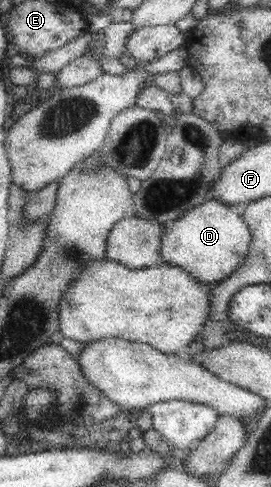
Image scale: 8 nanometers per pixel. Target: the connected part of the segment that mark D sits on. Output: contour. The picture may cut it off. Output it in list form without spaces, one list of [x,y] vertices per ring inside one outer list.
[[[209,198],[203,204],[185,211],[181,219],[166,225],[161,255],[165,262],[183,268],[189,275],[207,284],[217,284],[239,270],[251,248],[251,242],[252,231],[235,205]]]

